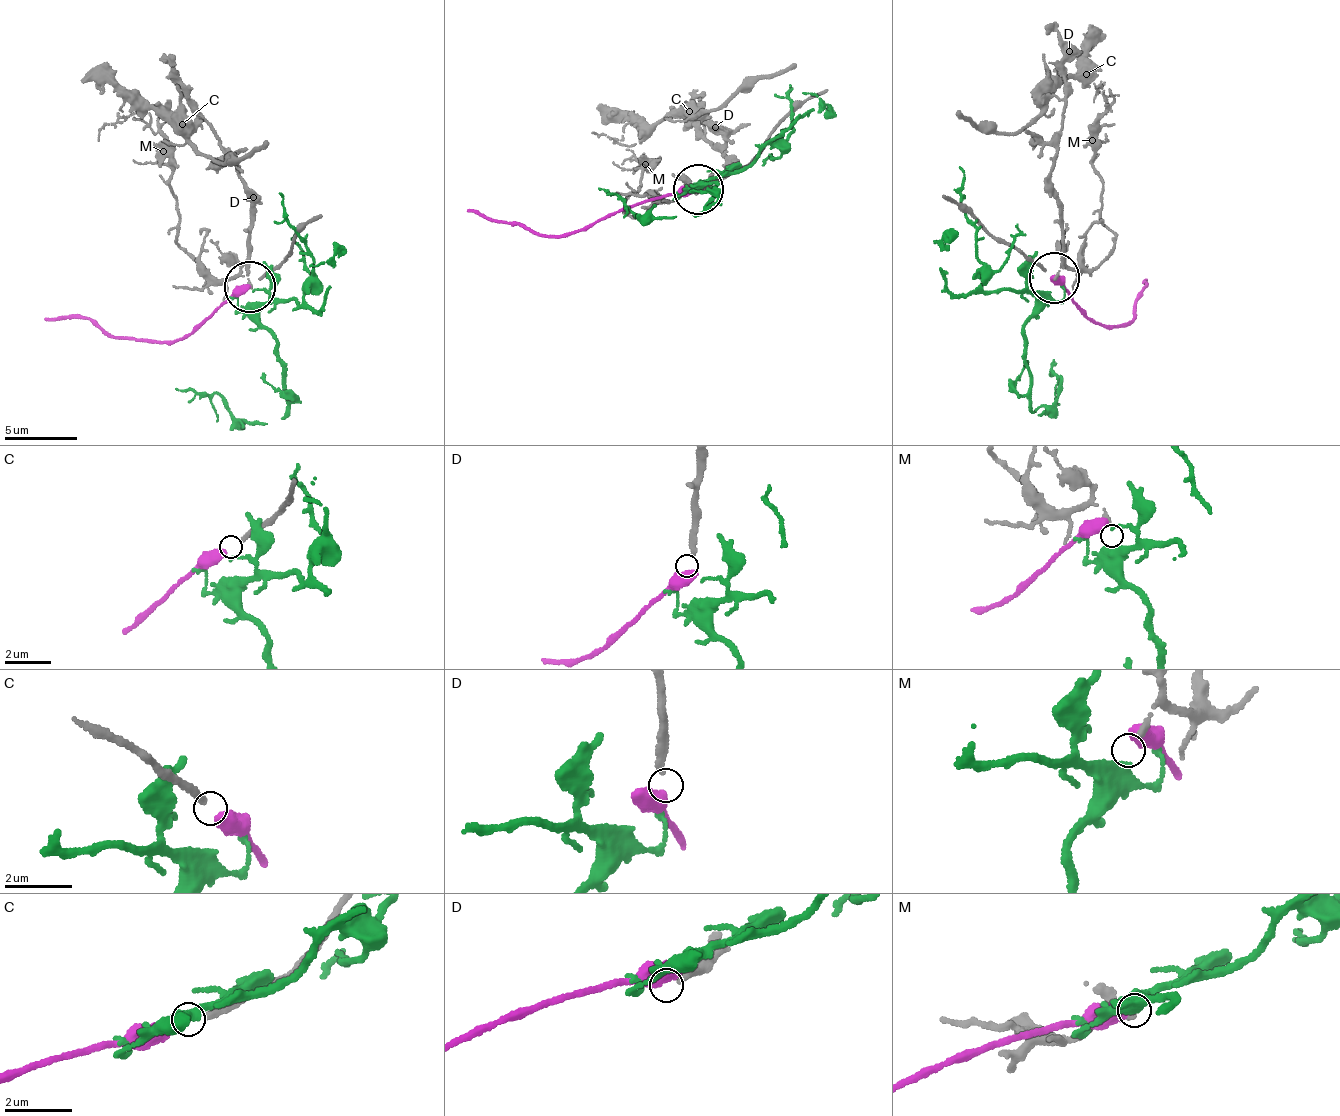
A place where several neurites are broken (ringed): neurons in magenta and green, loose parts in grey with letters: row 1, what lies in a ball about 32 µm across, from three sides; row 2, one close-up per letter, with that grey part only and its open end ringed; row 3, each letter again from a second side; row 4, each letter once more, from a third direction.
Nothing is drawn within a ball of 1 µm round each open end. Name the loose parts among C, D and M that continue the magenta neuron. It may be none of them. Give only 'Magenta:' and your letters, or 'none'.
Magenta: C

